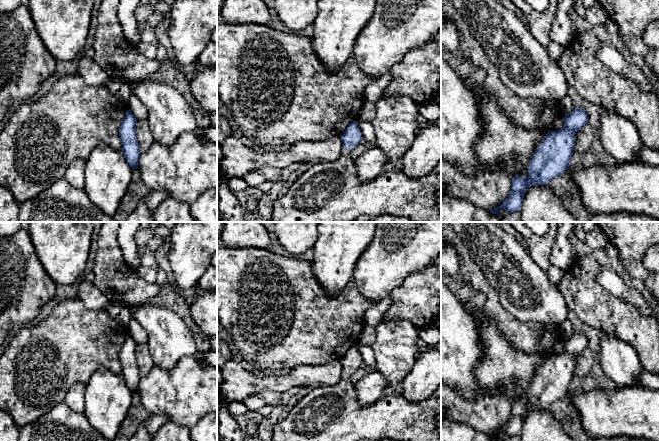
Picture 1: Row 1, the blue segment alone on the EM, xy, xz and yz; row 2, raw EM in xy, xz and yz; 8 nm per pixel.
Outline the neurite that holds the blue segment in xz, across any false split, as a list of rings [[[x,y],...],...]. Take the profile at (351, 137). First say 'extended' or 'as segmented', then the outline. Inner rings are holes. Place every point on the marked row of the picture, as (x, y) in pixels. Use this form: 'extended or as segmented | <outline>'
extended | [[[357,121],[351,122],[340,136],[343,142],[341,155],[334,161],[314,162],[284,195],[277,195],[272,206],[272,222],[354,222],[361,215],[392,215],[407,217],[411,222],[441,222],[441,161],[428,174],[412,178],[404,171],[387,171],[375,179],[362,182],[359,180],[354,160],[350,153],[363,139]]]

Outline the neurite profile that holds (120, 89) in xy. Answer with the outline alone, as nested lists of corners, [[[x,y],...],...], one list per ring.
[[[110,78],[105,85],[114,96],[126,104],[129,103],[132,93],[128,83],[118,78]]]

